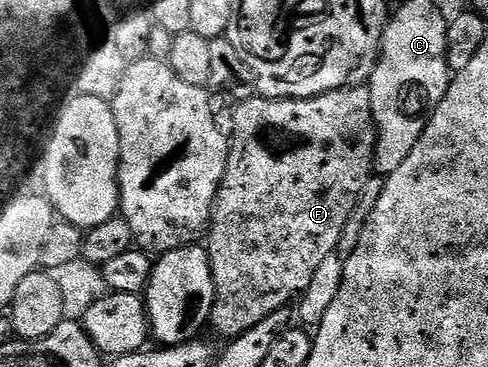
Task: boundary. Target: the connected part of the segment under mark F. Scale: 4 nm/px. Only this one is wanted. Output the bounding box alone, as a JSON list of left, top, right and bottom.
[205,85,377,339]

